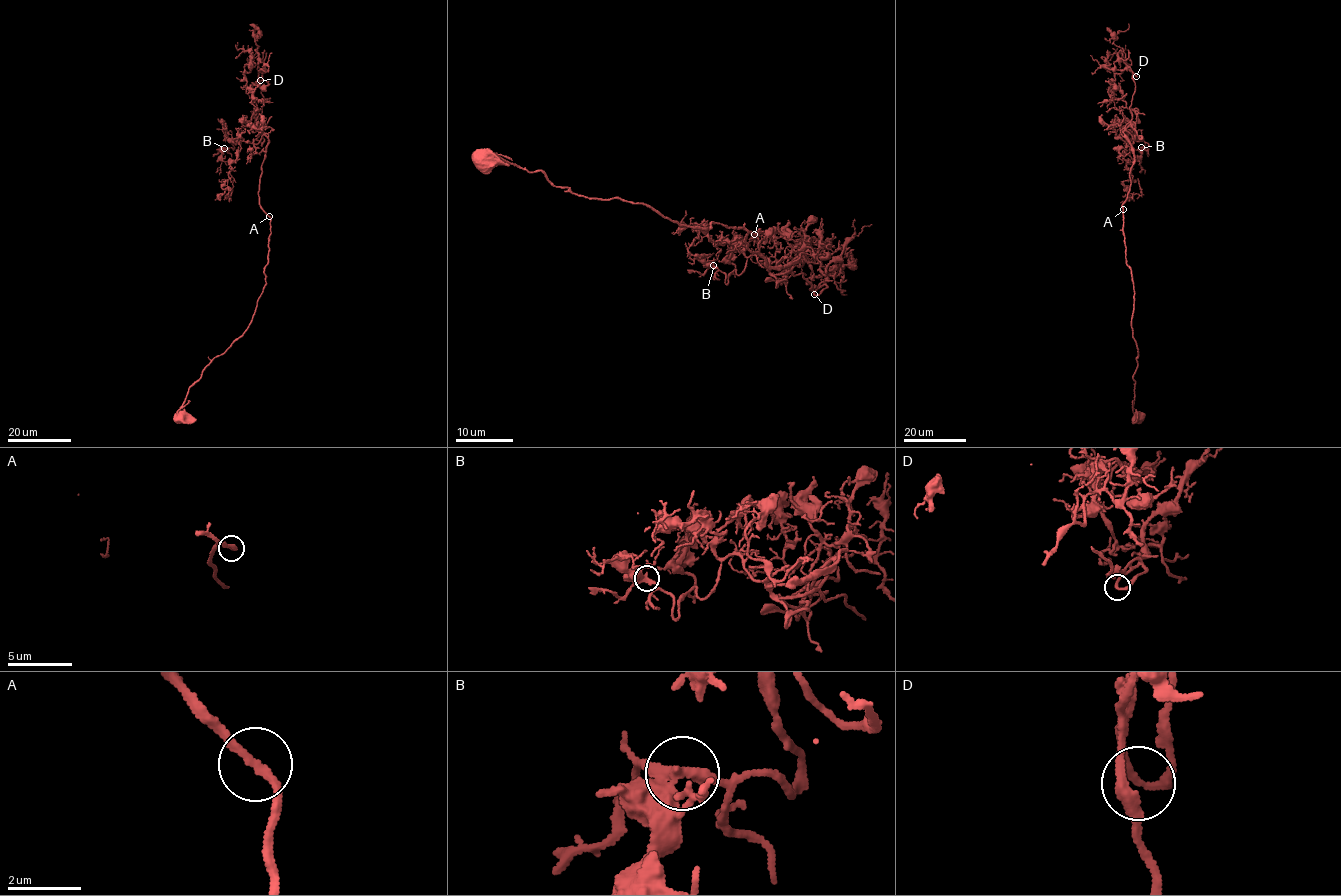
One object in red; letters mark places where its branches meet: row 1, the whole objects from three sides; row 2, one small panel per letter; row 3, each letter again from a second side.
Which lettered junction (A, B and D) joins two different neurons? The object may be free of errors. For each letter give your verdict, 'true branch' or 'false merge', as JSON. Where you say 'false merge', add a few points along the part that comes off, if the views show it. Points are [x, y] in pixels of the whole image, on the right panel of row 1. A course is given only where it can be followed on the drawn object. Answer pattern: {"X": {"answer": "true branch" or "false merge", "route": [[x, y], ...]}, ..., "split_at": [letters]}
{"A": {"answer": "true branch"}, "B": {"answer": "true branch"}, "D": {"answer": "true branch"}, "split_at": []}

